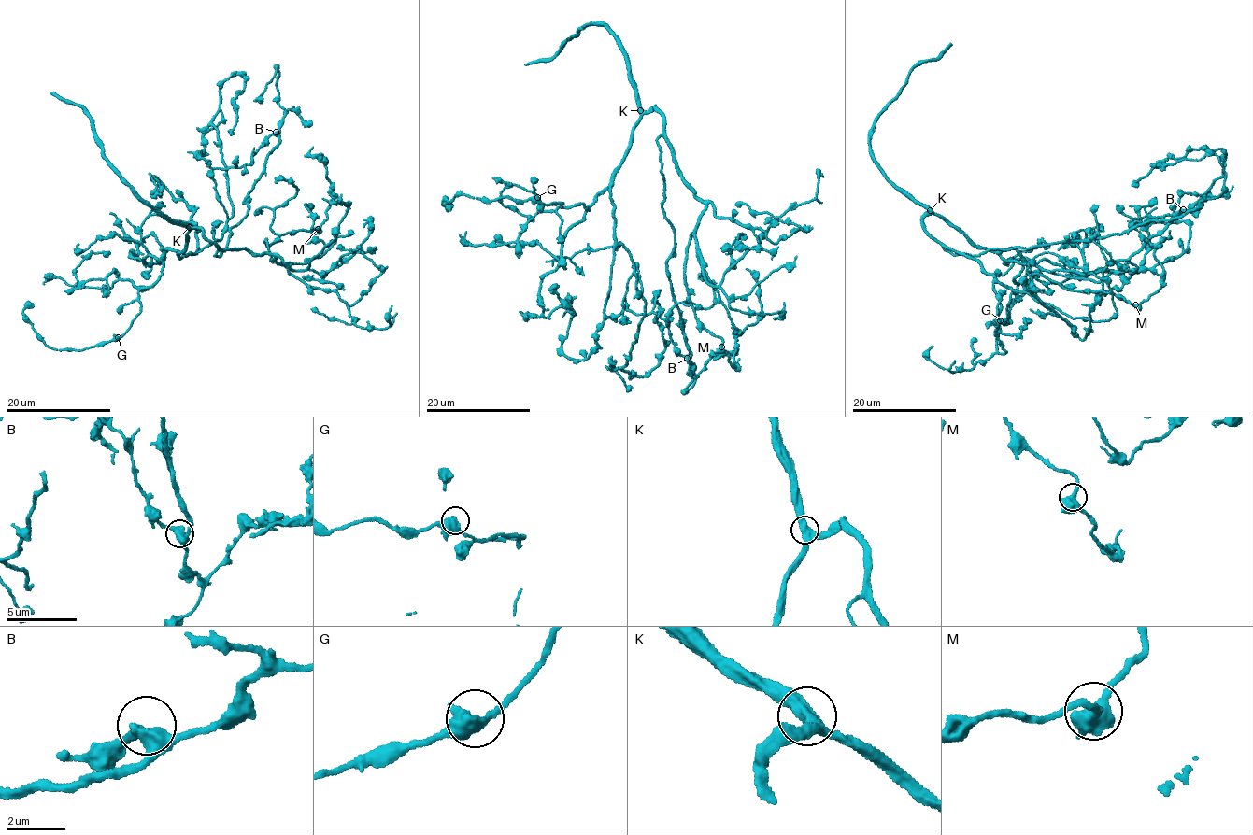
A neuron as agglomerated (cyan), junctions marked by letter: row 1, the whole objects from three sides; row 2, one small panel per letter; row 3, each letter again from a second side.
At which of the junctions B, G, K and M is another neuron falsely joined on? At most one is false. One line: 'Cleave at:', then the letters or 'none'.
Cleave at: none

